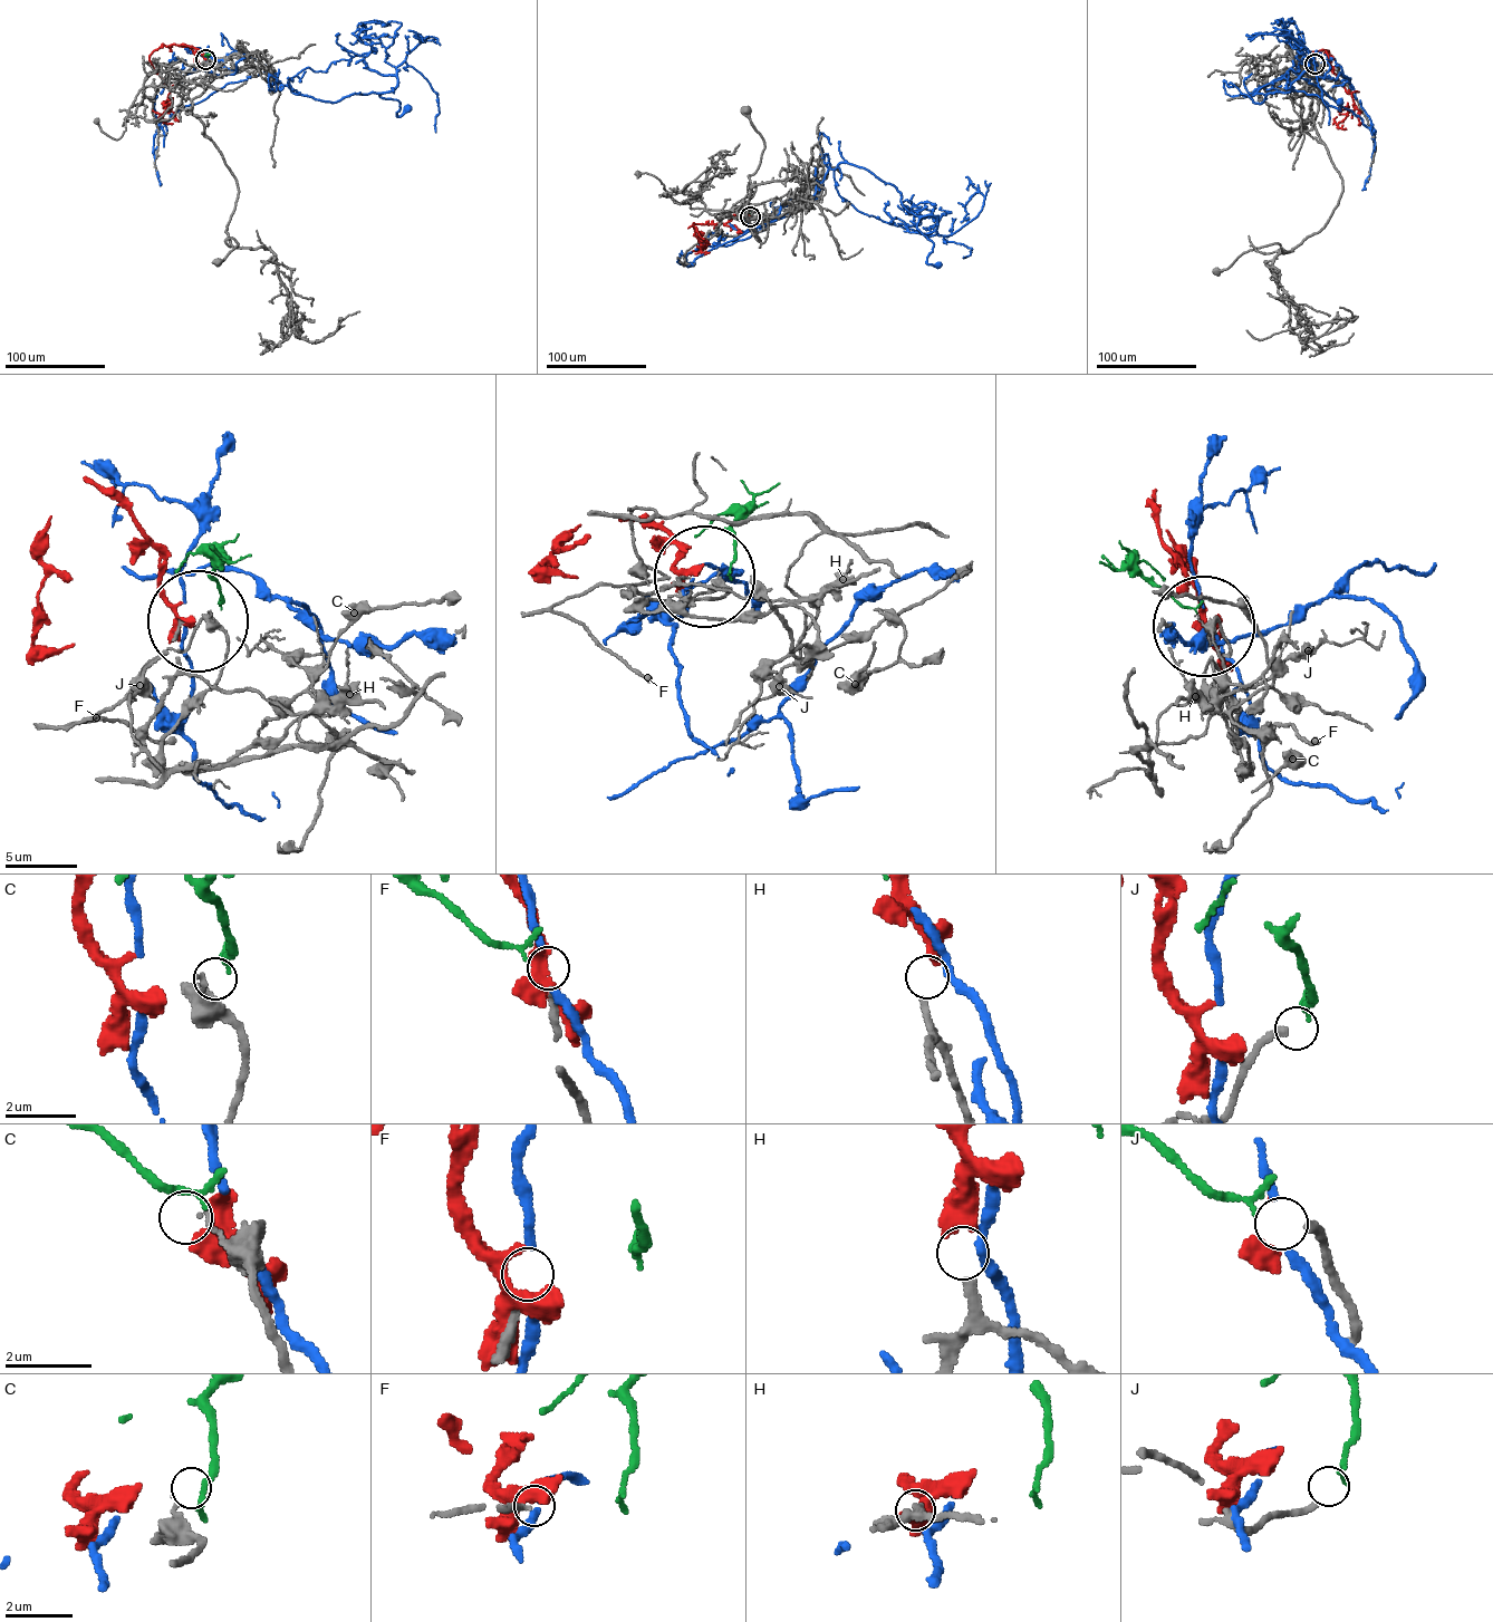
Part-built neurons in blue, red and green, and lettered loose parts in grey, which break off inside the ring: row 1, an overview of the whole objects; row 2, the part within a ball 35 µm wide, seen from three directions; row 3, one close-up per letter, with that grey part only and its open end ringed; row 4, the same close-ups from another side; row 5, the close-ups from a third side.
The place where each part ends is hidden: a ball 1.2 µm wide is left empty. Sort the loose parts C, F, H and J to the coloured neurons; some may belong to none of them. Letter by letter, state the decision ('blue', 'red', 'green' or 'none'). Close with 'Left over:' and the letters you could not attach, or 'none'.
C: none
F: none
H: red
J: green
Left over: C, F

